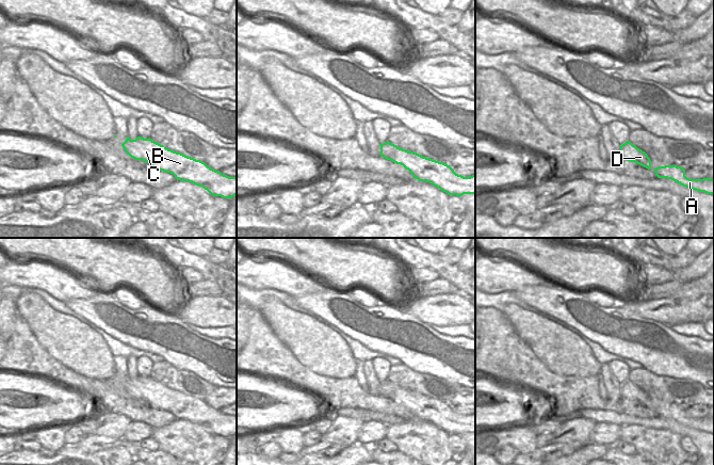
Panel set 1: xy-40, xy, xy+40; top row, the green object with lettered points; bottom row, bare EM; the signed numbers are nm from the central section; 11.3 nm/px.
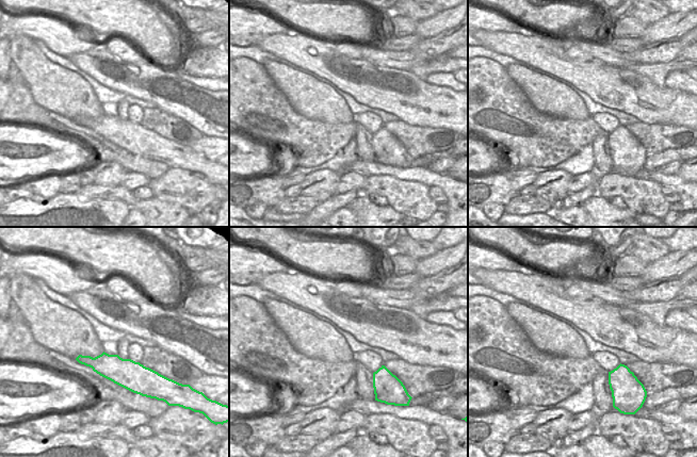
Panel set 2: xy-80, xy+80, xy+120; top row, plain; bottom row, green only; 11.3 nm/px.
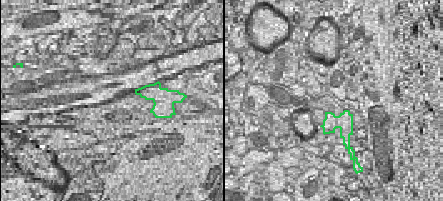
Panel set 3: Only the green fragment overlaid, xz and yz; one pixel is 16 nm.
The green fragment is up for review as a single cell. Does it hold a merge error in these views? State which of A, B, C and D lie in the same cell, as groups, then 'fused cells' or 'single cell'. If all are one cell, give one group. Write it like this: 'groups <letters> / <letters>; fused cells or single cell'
groups A B C / D; fused cells

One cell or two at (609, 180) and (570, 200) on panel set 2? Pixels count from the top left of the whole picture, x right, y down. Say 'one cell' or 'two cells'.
two cells

